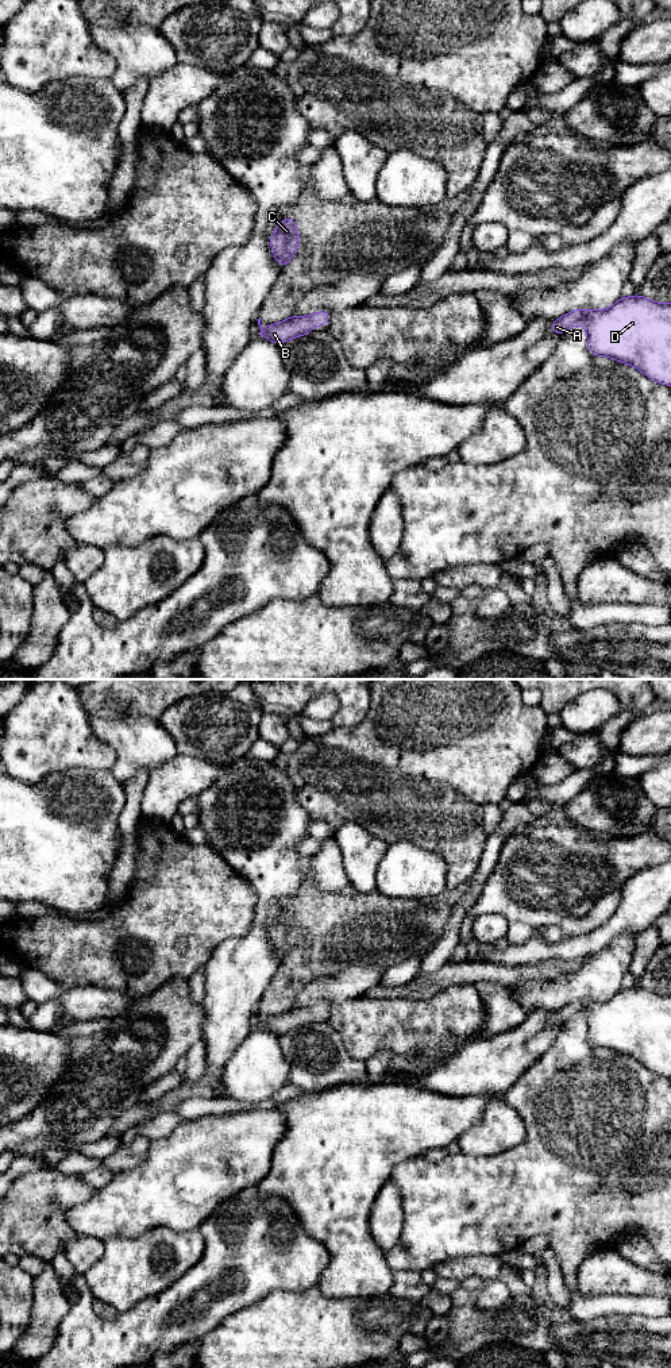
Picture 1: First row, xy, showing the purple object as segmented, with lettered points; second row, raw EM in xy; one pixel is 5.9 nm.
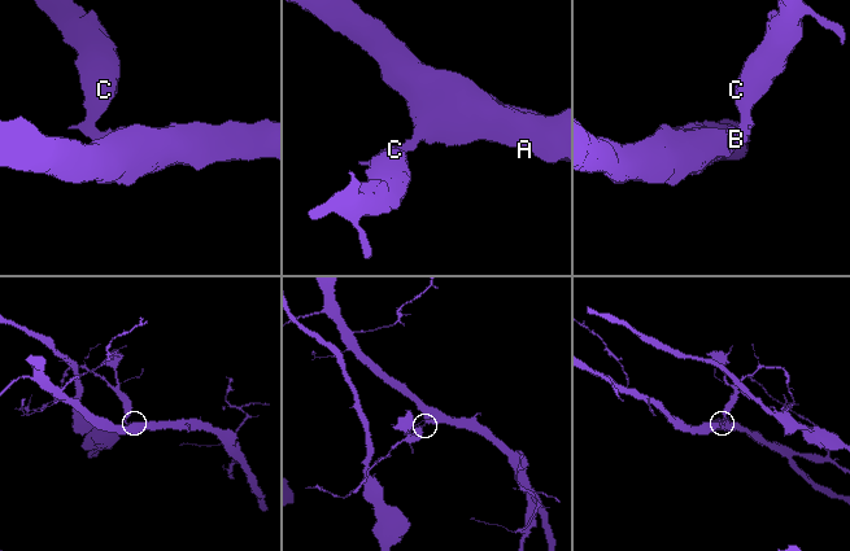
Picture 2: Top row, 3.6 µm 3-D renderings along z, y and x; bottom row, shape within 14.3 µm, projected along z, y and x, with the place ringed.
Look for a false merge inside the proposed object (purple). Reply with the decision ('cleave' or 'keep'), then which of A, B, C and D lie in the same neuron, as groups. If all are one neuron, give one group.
keep | A B C D

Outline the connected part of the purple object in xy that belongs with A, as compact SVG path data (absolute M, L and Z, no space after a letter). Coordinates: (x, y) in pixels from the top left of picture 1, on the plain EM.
M641 986L621 989L608 1001L575 1001L551 1014L554 1025L566 1025L581 1016L587 1025L590 1045L630 1056L648 1070L671 1078L671 995L660 995Z

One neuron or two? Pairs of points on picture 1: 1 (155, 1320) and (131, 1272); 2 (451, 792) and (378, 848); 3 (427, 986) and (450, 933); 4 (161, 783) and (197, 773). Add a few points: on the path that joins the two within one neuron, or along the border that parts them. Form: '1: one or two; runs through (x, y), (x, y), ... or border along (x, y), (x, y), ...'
1: two; border along (173, 1283), (118, 1313)
2: two; border along (359, 824), (386, 844)
3: two; border along (447, 960), (430, 974), (417, 975)
4: one; runs through (170, 783), (180, 777), (188, 777)

